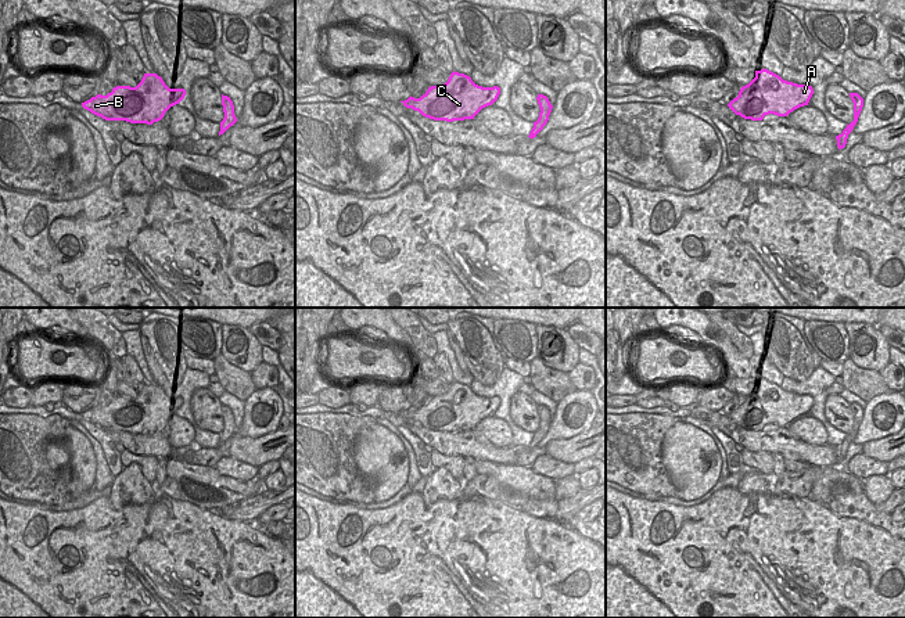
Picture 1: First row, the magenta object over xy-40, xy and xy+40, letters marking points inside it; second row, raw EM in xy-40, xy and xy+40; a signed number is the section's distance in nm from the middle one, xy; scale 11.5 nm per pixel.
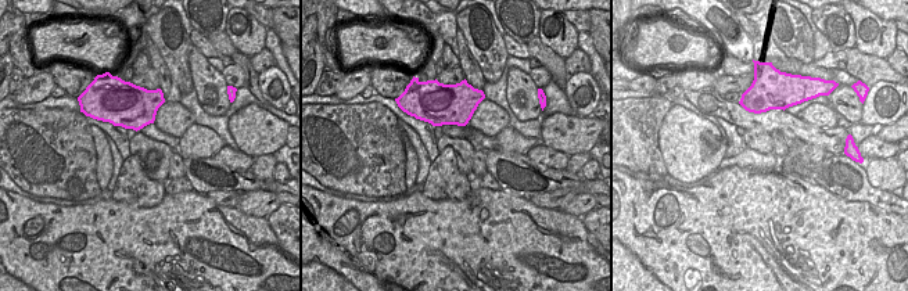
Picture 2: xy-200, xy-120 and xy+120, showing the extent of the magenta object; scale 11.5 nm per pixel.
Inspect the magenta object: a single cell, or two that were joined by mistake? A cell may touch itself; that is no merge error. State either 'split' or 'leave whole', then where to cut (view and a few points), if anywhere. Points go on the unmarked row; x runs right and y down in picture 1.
leave whole; no cut

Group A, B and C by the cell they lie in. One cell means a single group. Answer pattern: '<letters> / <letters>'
A B C

